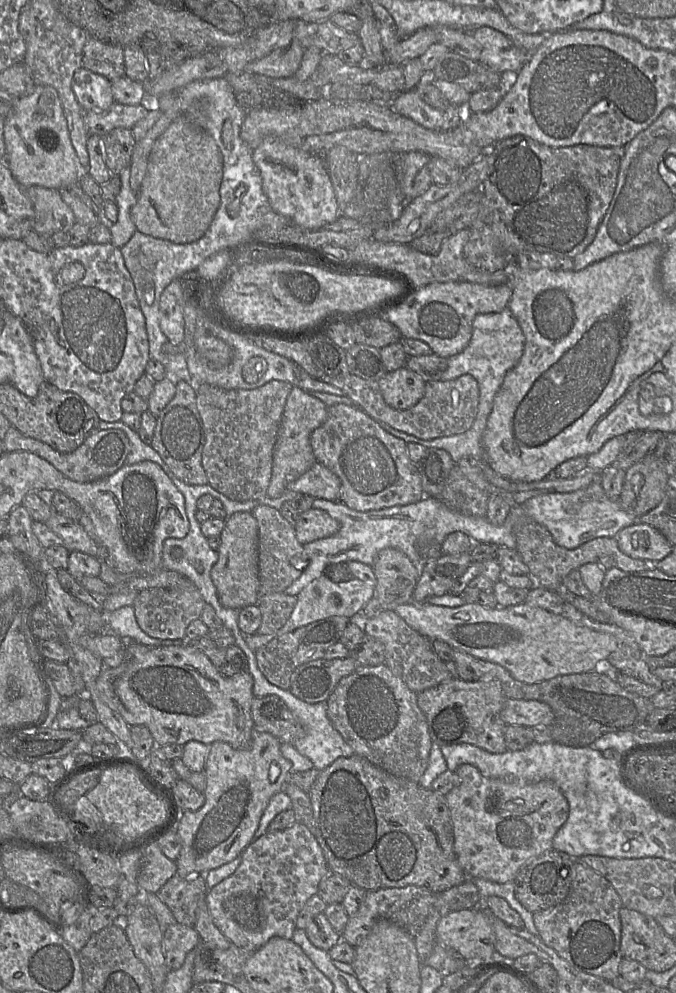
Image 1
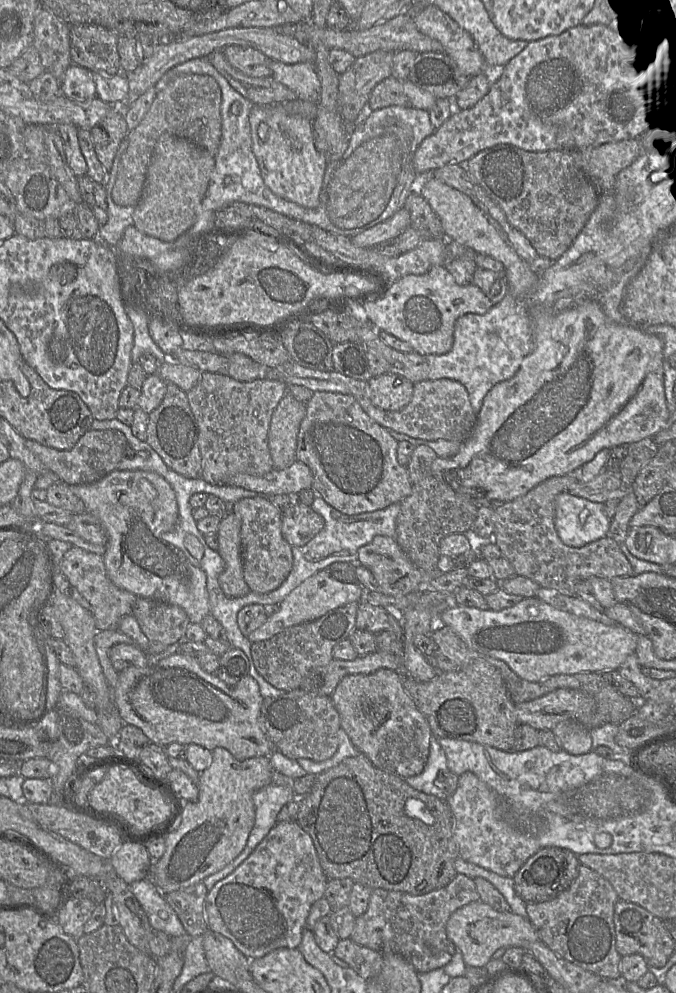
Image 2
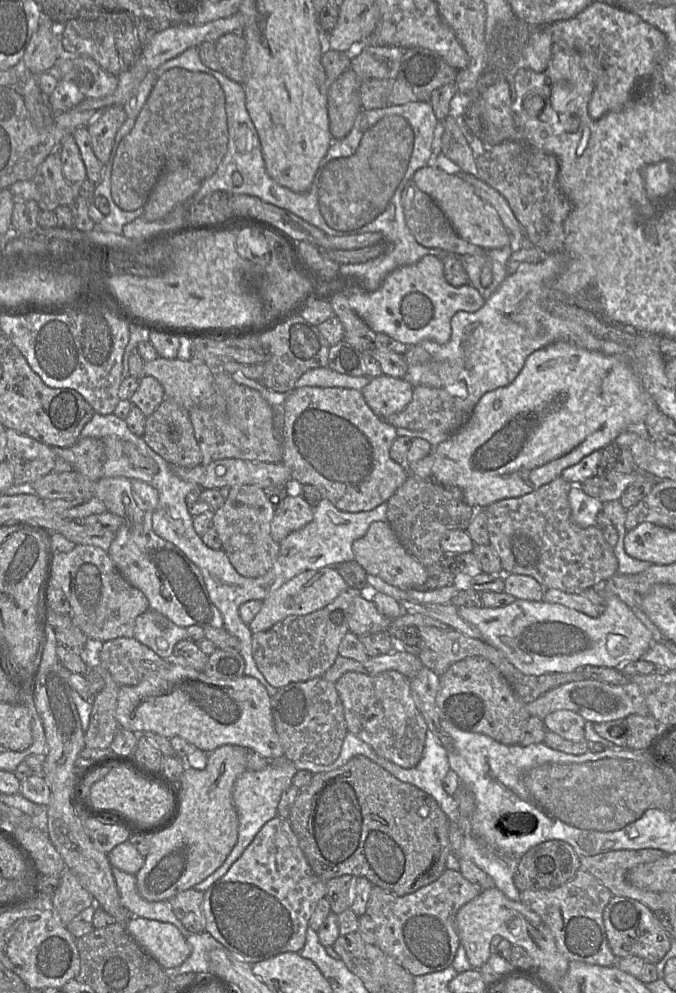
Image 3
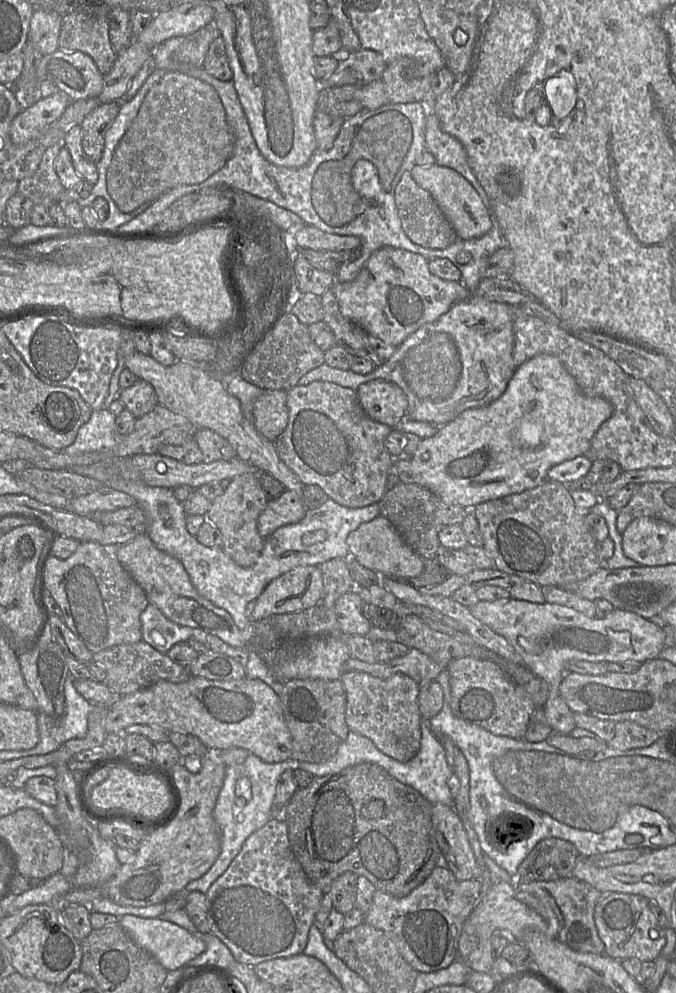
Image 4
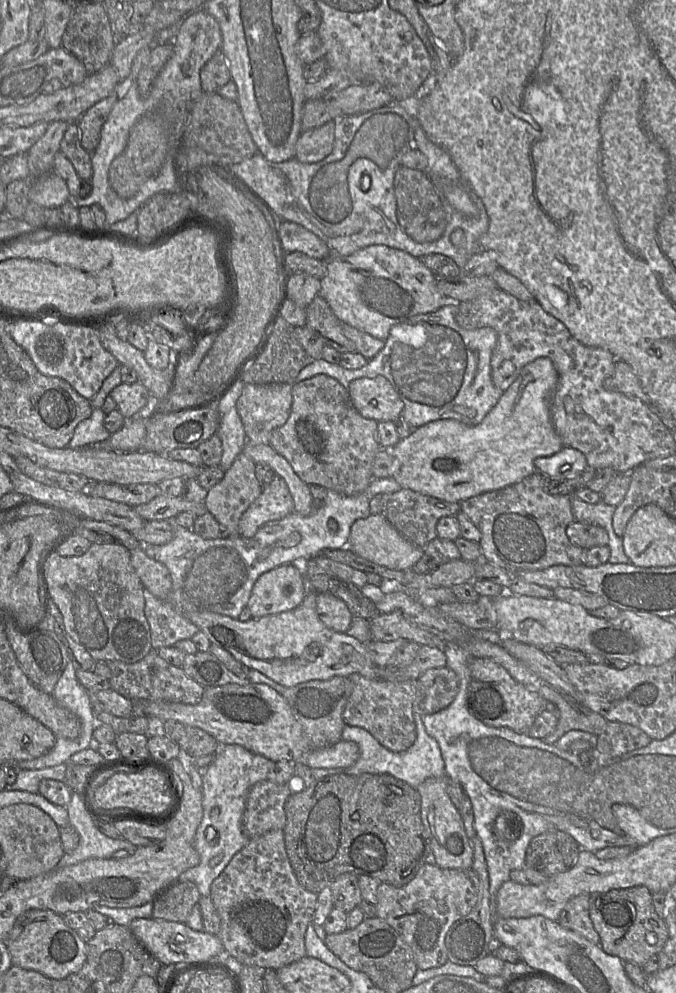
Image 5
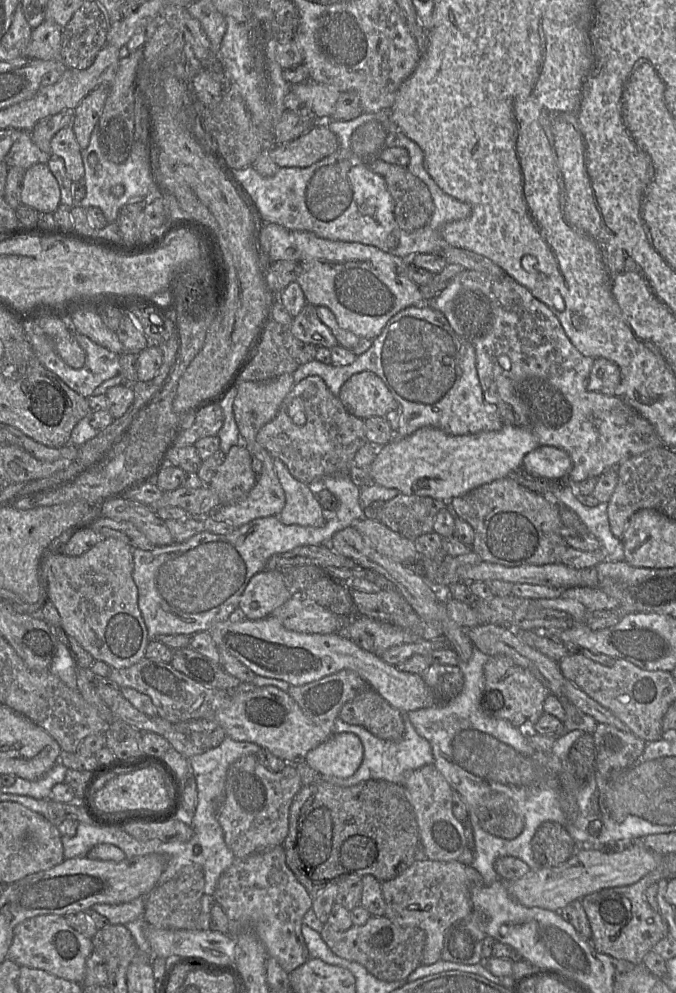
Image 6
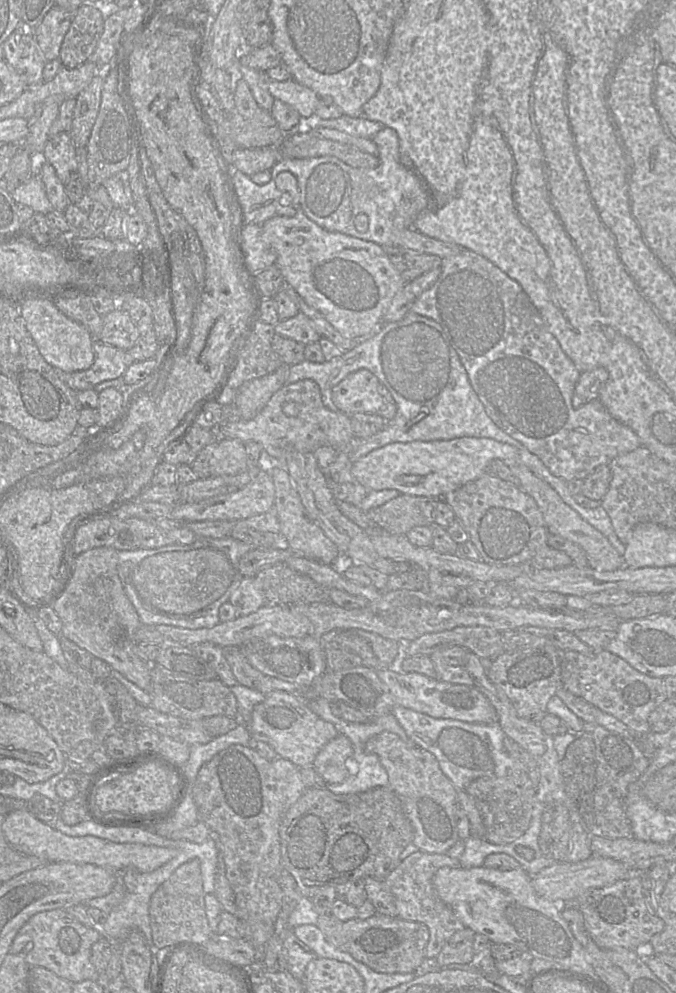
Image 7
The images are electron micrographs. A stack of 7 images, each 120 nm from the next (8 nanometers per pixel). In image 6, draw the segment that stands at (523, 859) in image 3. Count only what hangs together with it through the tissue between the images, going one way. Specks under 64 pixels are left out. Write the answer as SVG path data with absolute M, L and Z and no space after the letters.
M546 821L535 832L531 848L537 869L550 868L568 861L577 851L577 842L565 826Z

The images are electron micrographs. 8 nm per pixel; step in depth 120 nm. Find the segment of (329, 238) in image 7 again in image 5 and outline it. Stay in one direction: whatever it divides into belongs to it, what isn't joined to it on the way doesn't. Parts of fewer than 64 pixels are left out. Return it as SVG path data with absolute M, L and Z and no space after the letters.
M369 245L348 256L334 255L333 253L331 253L330 256L326 259L326 262L327 262L327 274L324 278L320 280L321 289L319 294L323 298L325 298L333 313L342 323L347 323L377 339L385 341L393 325L400 323L410 317L419 314L431 313L436 311L442 306L446 306L449 303L456 303L450 302L450 300L446 299L446 297L438 290L436 285L436 275L434 275L433 272L423 264L422 260L420 258L416 258L410 255L409 253L403 250L391 248L386 245Z

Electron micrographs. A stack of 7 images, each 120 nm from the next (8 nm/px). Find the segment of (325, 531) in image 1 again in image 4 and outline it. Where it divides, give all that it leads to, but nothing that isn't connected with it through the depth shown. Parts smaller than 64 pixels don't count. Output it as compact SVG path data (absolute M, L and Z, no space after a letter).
M285 489L278 498L268 501L258 518L258 532L262 538L267 538L279 527L299 523L306 512L302 497Z

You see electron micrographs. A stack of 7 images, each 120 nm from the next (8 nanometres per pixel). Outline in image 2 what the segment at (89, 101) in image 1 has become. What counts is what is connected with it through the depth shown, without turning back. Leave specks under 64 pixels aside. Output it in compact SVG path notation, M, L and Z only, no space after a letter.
M72 64L60 80L60 93L66 98L77 102L97 98L93 72Z

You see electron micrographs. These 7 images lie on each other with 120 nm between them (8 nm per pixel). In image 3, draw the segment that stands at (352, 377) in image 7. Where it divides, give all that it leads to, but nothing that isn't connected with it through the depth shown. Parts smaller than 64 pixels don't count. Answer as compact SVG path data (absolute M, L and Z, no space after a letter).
M381 375L370 378L362 394L373 412L386 420L406 408L413 398L413 390L414 387L404 378Z

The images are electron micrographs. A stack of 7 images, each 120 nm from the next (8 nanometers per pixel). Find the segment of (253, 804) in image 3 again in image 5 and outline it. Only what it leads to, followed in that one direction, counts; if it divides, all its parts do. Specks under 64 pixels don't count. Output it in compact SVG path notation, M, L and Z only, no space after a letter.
M237 744L220 746L214 761L202 770L203 817L194 839L194 847L200 855L200 862L183 872L178 881L193 882L201 896L210 896L212 882L250 840L243 828L246 798L254 784L268 778L274 763Z

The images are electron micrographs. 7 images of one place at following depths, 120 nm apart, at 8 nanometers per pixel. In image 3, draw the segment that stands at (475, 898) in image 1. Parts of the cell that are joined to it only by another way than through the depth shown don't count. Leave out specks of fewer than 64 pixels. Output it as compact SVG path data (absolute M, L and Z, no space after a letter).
M446 869L431 884L405 896L396 896L373 886L366 910L359 917L357 932L364 941L380 948L413 976L441 971L452 964L460 945L455 927L457 912L462 906L479 896L482 891L481 886L465 879L460 871L450 869Z

